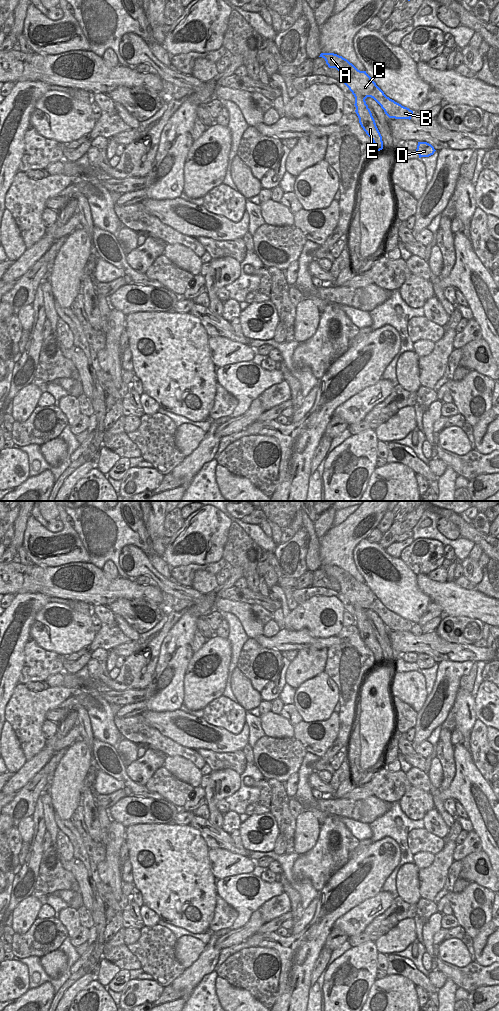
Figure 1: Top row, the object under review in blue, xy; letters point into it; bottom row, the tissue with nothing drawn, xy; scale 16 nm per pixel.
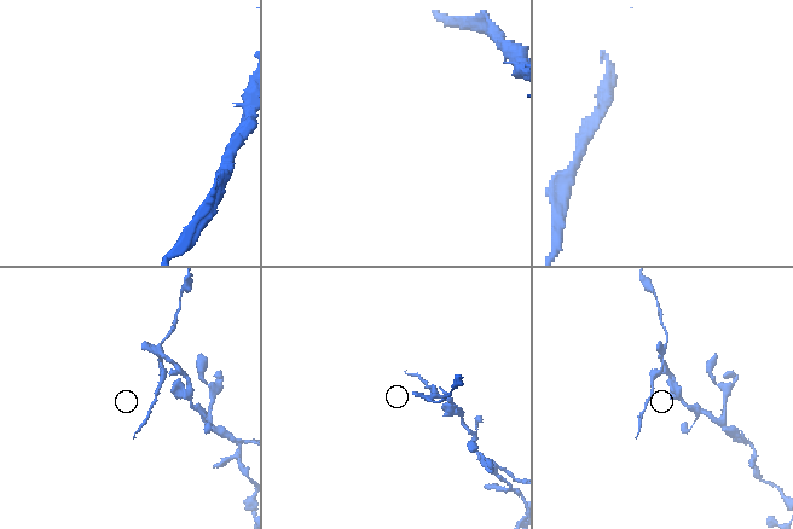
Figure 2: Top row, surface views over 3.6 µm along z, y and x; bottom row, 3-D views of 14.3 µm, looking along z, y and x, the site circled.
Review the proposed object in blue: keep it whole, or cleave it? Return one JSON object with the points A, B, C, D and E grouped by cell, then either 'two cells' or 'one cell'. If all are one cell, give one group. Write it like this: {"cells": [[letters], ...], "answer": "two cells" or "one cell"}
{"cells": [["A", "B", "C", "D"], ["E"]], "answer": "two cells"}

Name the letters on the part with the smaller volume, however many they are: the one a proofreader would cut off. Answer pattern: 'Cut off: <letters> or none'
Cut off: E

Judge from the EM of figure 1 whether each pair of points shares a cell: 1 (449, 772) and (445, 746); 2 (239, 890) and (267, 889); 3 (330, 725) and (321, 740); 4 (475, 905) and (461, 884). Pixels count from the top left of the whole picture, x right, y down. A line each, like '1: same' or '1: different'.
1: same
2: same
3: same
4: different

